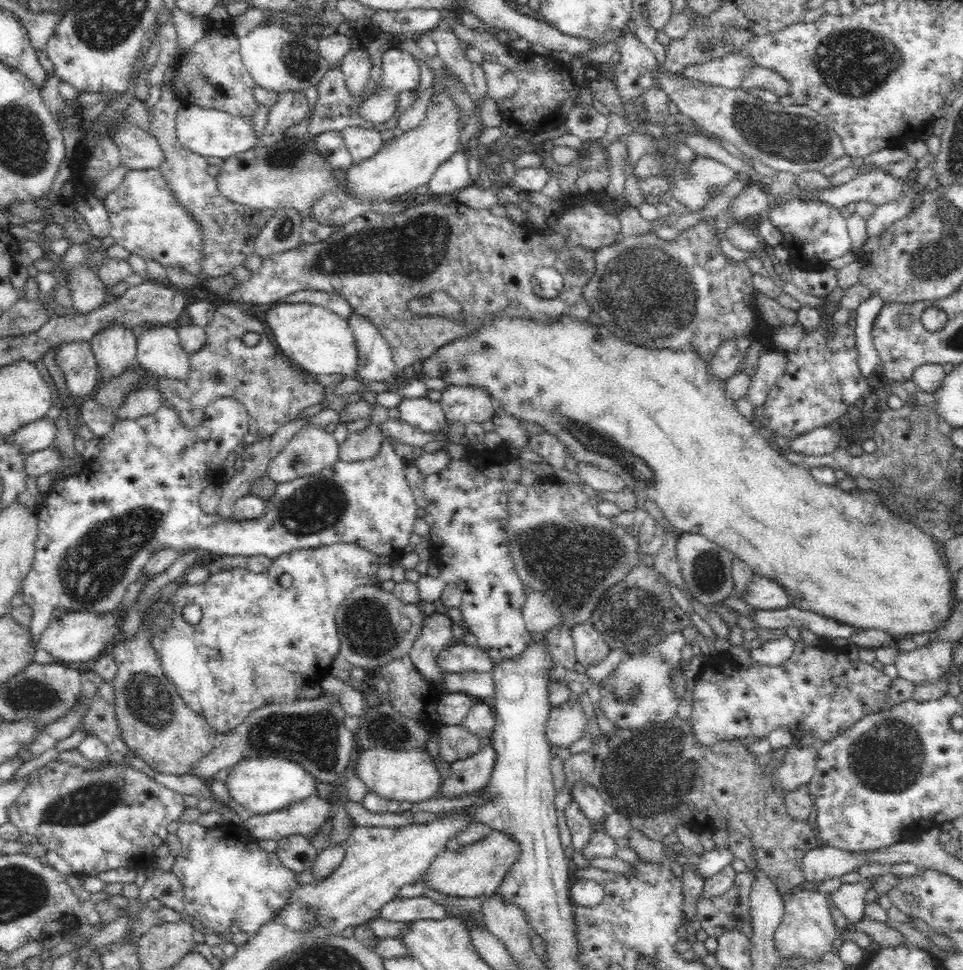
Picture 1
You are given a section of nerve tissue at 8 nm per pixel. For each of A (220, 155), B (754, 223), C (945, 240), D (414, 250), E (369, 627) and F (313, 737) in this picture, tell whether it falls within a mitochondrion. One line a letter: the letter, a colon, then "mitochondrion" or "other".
A: other
B: other
C: mitochondrion
D: mitochondrion
E: mitochondrion
F: mitochondrion

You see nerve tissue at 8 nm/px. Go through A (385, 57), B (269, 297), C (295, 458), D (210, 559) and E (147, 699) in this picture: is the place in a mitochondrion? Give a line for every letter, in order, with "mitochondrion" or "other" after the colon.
A: other
B: other
C: mitochondrion
D: other
E: mitochondrion

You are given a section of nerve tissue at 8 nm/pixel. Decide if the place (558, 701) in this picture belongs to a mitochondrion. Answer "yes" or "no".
no

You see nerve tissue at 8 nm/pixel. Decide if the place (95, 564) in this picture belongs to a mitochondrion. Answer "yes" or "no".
yes

